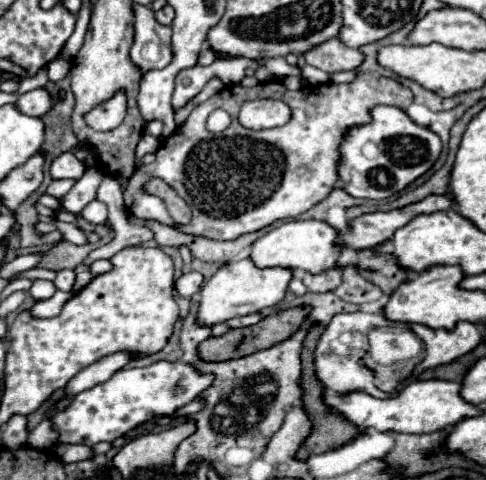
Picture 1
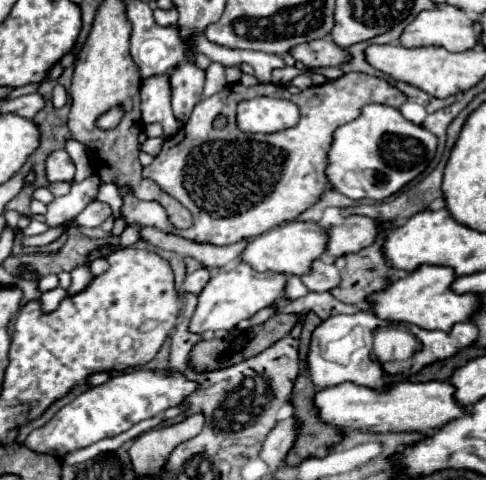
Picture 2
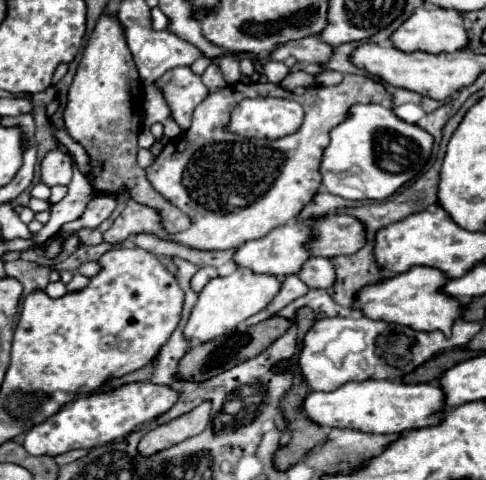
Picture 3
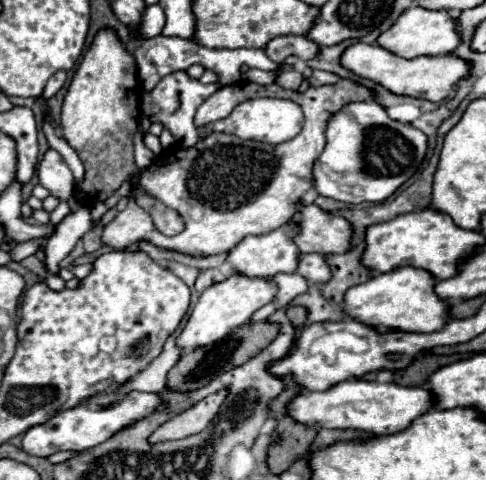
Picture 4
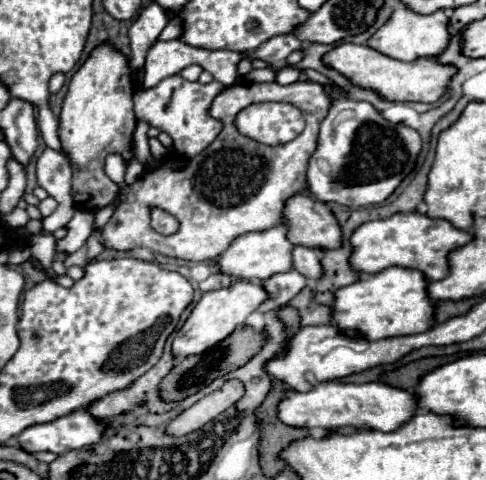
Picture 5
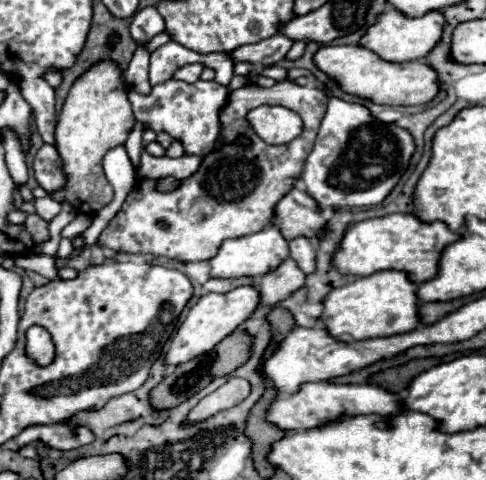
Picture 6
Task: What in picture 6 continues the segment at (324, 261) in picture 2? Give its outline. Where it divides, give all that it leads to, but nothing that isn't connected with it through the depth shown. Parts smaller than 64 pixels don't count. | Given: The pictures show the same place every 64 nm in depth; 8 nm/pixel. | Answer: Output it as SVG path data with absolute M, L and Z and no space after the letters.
M306 238L290 240L290 258L304 274L312 274L316 270L316 250Z

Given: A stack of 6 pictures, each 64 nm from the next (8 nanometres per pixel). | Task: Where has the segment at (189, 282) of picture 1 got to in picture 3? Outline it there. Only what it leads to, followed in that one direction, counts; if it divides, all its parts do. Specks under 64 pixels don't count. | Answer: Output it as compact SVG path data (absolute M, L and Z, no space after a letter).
M200 268L194 276L192 276L192 280L190 280L190 288L194 290L194 292L200 292L212 278L216 278L218 276L218 272L216 272L216 268Z

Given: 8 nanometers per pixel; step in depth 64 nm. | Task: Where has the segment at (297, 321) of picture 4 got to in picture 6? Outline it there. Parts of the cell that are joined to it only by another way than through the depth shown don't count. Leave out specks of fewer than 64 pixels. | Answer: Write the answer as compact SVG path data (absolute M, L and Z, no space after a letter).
M274 308L270 314L268 314L268 320L272 322L272 330L274 330L274 338L280 342L286 338L288 332L294 330L296 326L296 320L292 316L292 312L288 312L286 308Z

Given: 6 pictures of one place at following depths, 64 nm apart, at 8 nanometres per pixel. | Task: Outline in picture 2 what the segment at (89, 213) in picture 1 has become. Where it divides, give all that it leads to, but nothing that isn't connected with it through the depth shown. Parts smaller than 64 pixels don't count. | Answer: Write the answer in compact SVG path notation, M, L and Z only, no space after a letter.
M94 200L80 212L80 216L76 216L74 222L80 224L80 226L92 228L92 226L100 226L108 216L110 216L110 206L104 204L104 202Z

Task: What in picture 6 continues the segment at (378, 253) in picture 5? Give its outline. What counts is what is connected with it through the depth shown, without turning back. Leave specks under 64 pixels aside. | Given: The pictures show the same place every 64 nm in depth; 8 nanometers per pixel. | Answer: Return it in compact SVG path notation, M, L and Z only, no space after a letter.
M388 214L352 224L346 230L334 260L336 268L348 276L370 276L380 270L404 270L416 284L422 284L438 276L440 252L456 240L460 240L460 234L452 232L444 222L428 224L416 214Z

